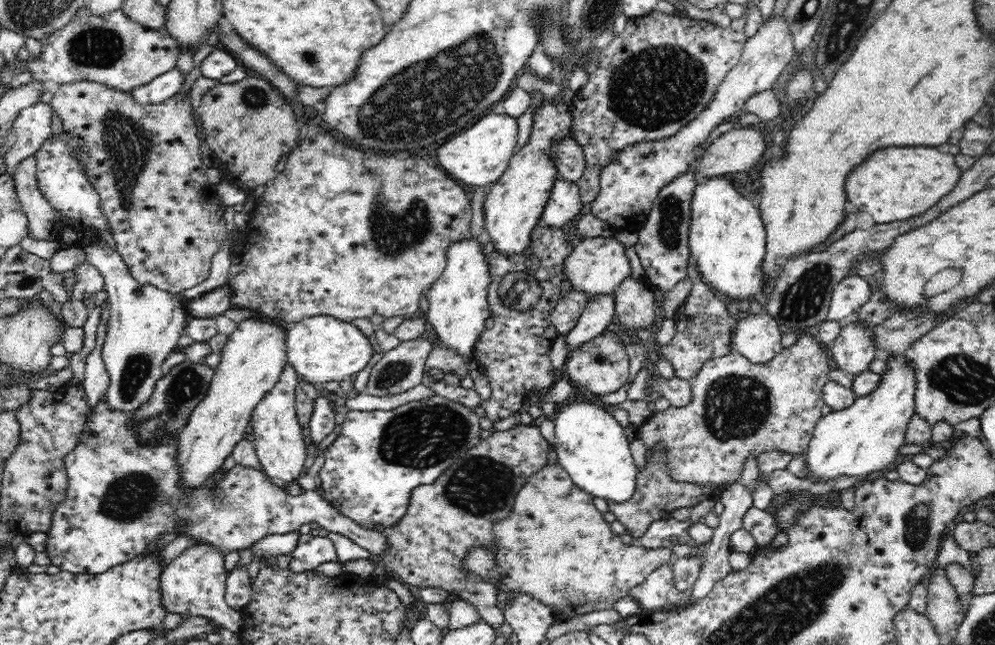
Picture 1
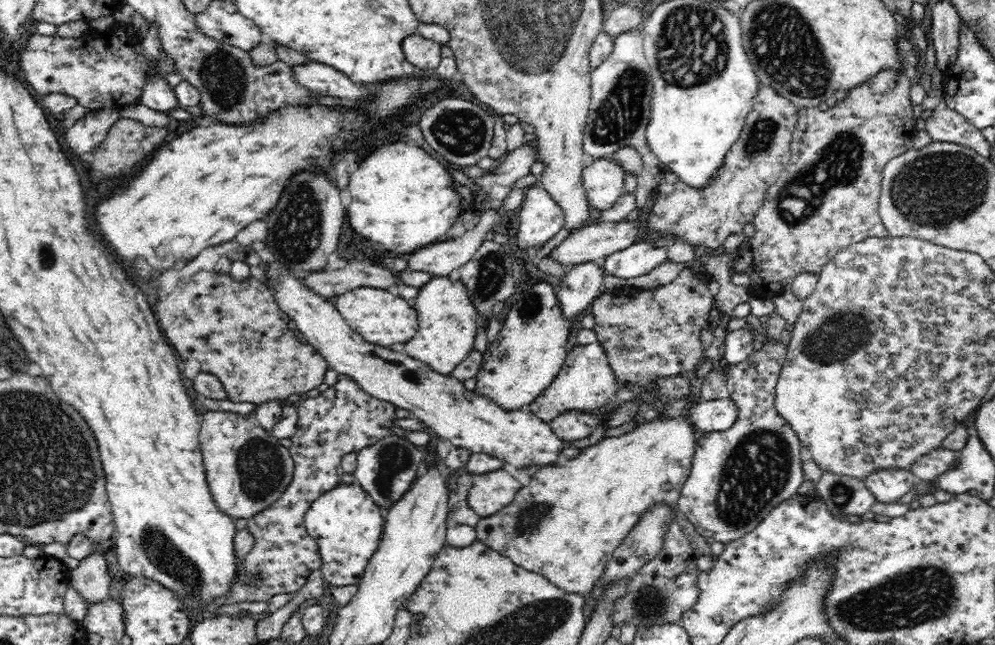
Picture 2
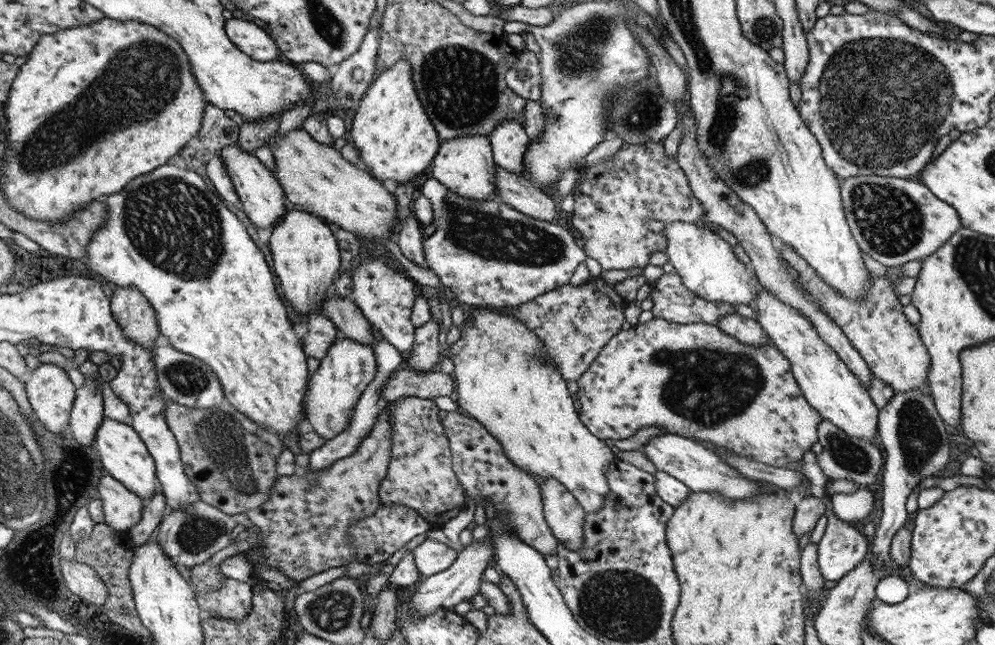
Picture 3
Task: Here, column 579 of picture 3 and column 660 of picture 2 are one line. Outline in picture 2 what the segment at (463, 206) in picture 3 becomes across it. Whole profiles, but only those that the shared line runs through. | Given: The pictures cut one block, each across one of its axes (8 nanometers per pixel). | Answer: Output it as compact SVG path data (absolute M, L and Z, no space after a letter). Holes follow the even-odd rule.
M639 239L635 244L609 254L604 260L604 274L628 279L650 274L654 268L668 262L667 247Z

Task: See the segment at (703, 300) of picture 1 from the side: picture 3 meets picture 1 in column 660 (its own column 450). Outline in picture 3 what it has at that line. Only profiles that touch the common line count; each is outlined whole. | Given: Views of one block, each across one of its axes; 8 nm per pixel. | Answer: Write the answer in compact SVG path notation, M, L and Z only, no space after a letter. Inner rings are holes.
M485 308L472 310L470 318L461 326L461 337L450 345L447 353L455 364L454 378L458 386L456 402L462 411L484 425L500 442L507 457L528 474L538 474L542 479L552 477L560 481L580 503L585 513L601 510L609 491L606 473L616 458L609 446L594 436L576 413L572 395L556 367L541 361L545 346L538 335L520 319Z

